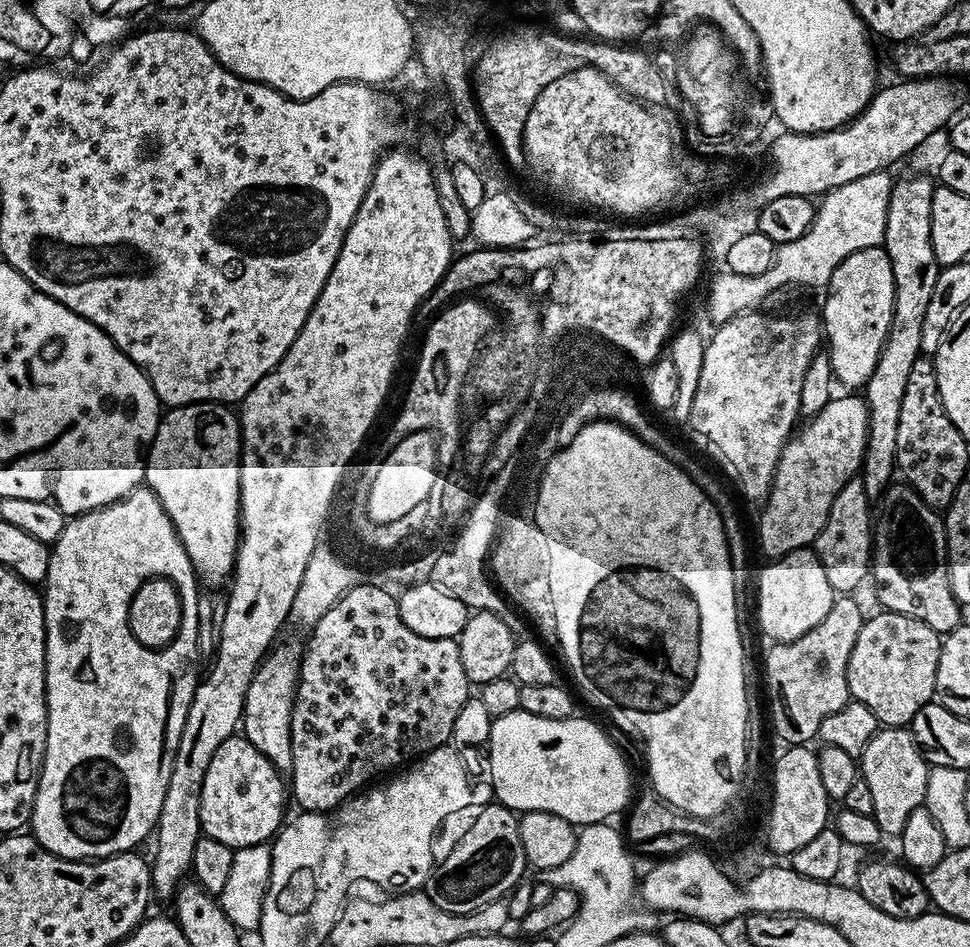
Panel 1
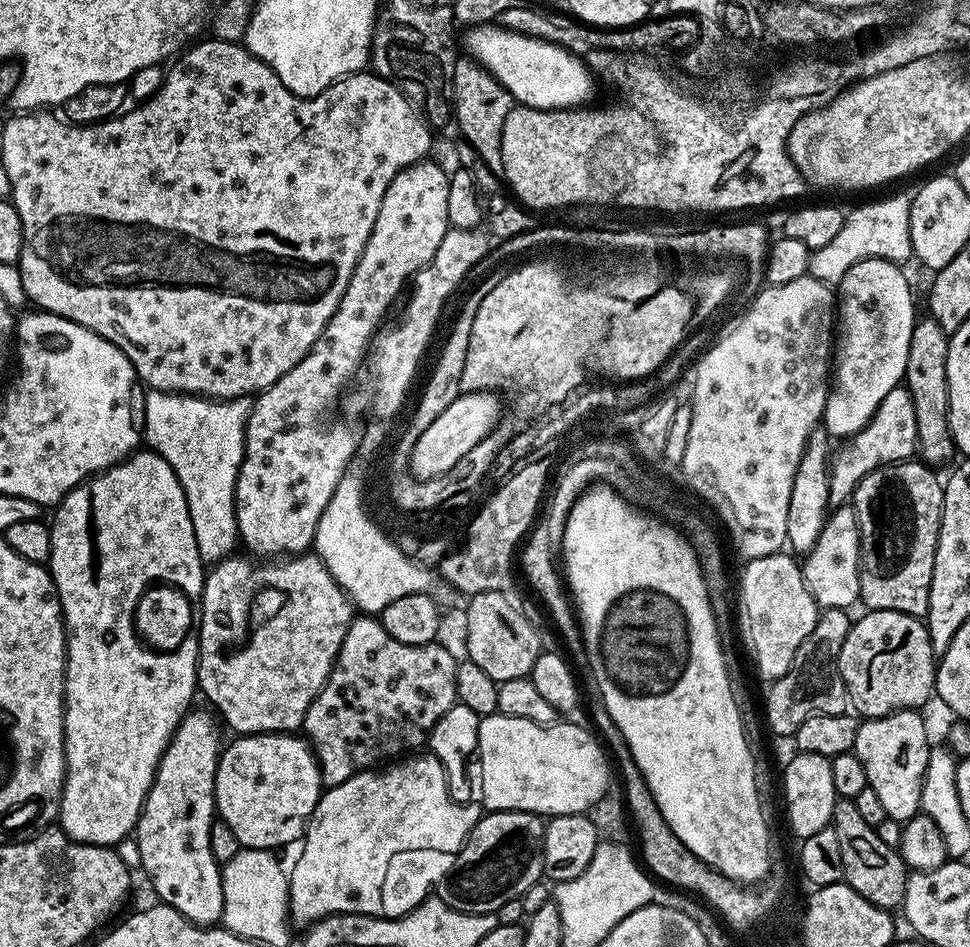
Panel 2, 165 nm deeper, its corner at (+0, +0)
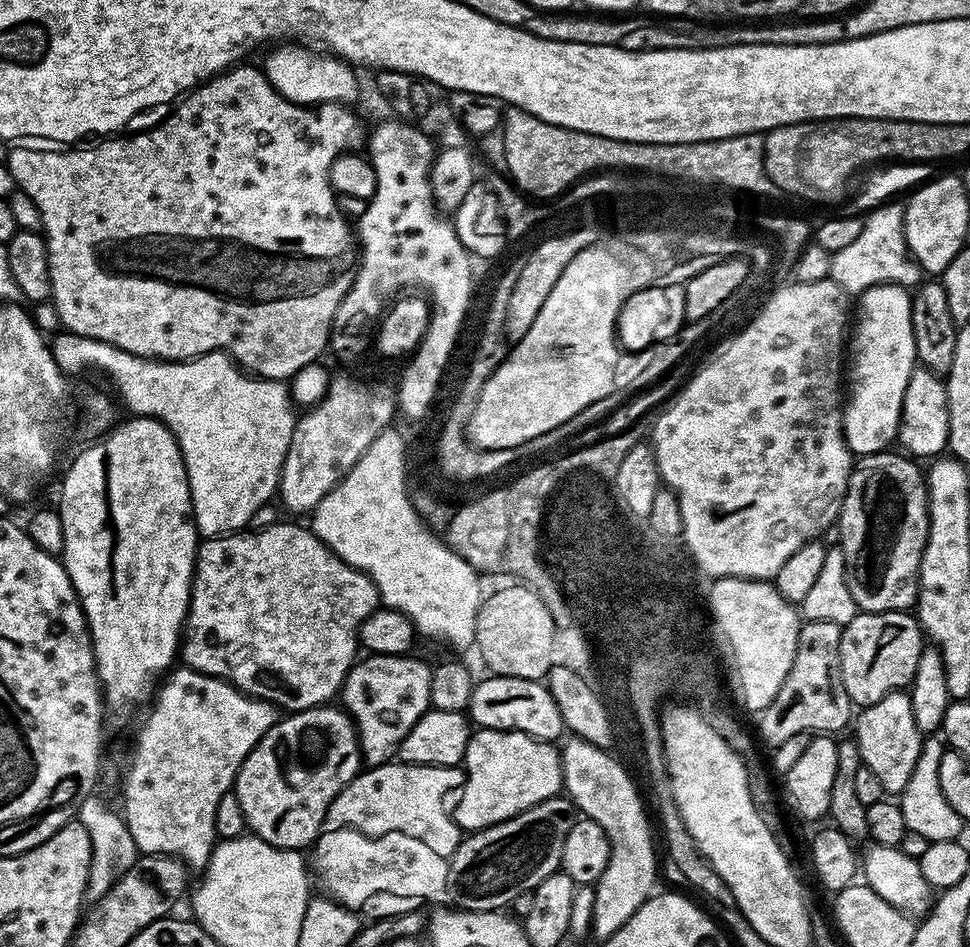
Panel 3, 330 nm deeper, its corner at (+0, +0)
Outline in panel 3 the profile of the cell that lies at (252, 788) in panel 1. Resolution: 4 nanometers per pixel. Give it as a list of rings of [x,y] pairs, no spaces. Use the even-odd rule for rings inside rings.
[[[332,707],[307,708],[277,719],[272,729],[254,746],[254,750],[250,750],[238,770],[234,791],[238,802],[242,802],[242,814],[246,814],[251,835],[270,846],[293,850],[308,848],[320,835],[328,807],[336,795],[362,770],[356,726],[343,707]]]

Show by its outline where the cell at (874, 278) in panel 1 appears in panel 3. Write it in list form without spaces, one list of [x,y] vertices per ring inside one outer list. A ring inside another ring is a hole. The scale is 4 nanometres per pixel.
[[[875,284],[859,293],[860,309],[854,312],[854,327],[850,332],[850,364],[852,360],[852,385],[846,388],[844,410],[844,441],[849,452],[857,457],[869,456],[893,447],[900,431],[902,402],[906,394],[912,369],[917,367],[914,330],[912,329],[912,298],[902,284]]]

